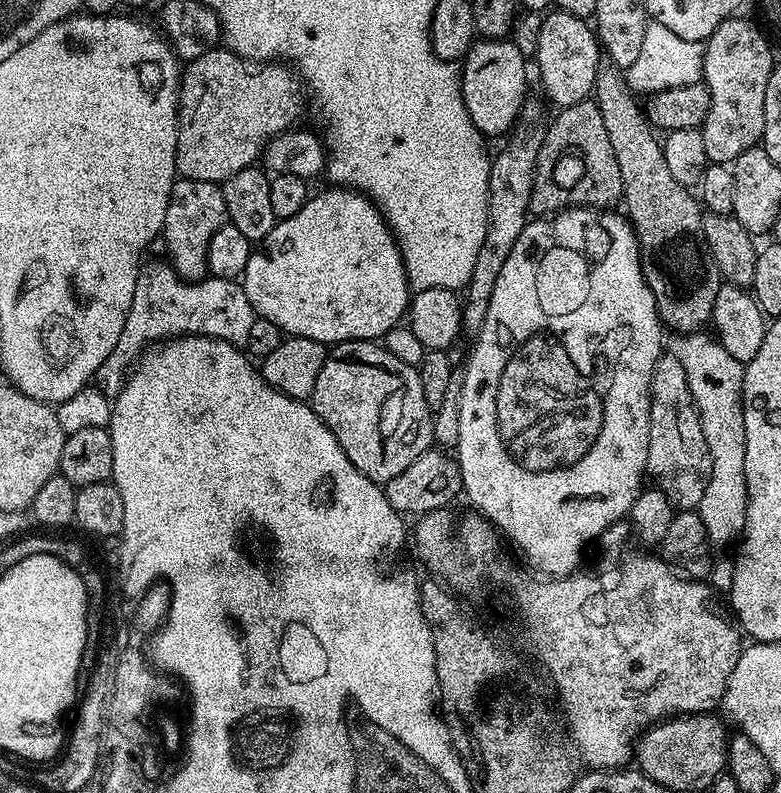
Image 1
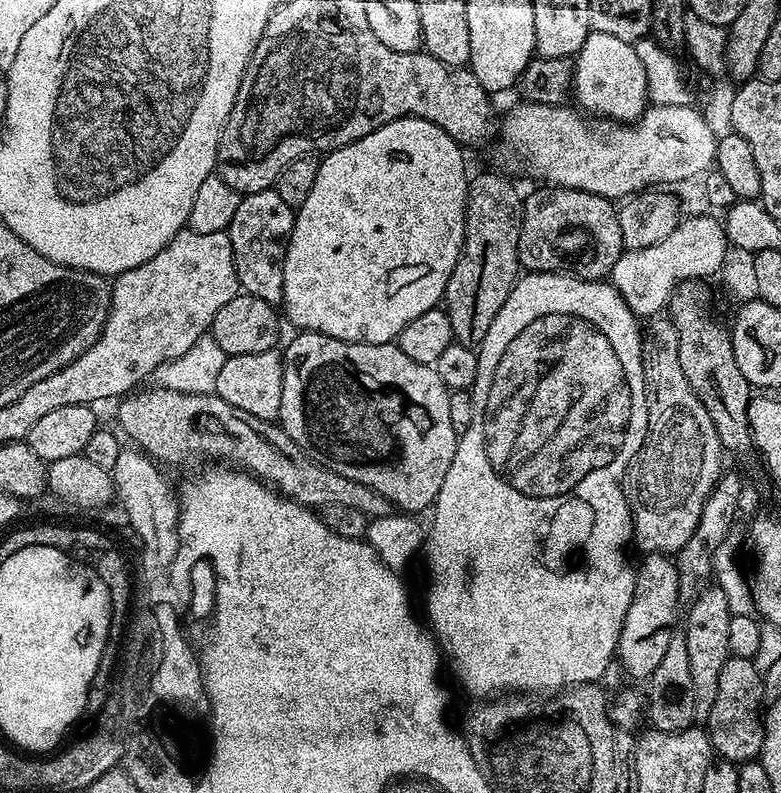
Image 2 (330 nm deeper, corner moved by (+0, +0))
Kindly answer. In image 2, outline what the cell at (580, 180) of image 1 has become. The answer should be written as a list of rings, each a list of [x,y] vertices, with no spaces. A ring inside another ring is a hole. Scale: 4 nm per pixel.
[[[573,188],[547,189],[537,196],[523,197],[524,217],[518,234],[521,269],[529,272],[565,272],[583,280],[611,277],[614,262],[626,251],[617,205],[605,196]]]

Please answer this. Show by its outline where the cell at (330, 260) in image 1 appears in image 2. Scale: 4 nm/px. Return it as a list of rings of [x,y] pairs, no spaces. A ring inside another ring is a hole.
[[[400,116],[394,122],[386,122],[378,130],[366,134],[366,138],[358,138],[358,142],[350,142],[341,148],[333,148],[320,160],[318,178],[314,178],[314,187],[306,202],[295,209],[292,221],[292,233],[288,239],[288,249],[284,259],[282,274],[283,315],[293,324],[293,329],[301,332],[321,332],[330,338],[338,338],[355,344],[390,344],[406,330],[409,322],[414,322],[426,310],[437,307],[444,299],[446,282],[450,282],[450,274],[460,257],[464,245],[464,215],[468,205],[468,182],[470,172],[464,169],[465,149],[456,143],[446,130],[434,126],[434,122],[426,122],[417,116]]]

